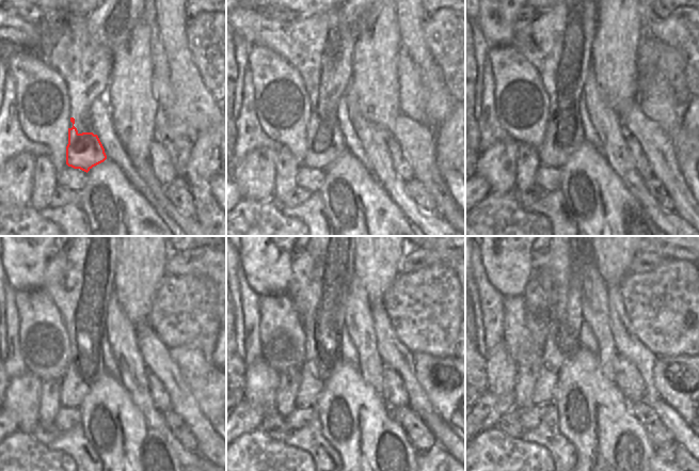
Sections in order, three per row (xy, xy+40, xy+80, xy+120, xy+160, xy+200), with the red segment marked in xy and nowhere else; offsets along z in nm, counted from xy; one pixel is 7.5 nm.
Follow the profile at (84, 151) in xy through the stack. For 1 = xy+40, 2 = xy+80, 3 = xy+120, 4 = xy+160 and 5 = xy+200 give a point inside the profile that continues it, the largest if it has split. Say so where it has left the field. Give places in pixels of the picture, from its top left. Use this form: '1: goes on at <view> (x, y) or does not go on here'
1: goes on at xy+40 (322, 150)
2: goes on at xy+80 (553, 152)
3: goes on at xy+120 (73, 391)
4: goes on at xy+160 (310, 391)
5: goes on at xy+200 (544, 390)

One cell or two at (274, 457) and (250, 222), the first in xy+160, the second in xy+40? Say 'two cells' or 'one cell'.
one cell

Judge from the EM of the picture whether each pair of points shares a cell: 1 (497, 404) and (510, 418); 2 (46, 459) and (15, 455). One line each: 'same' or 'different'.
1: different
2: same

